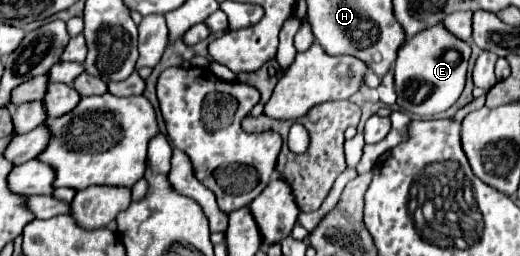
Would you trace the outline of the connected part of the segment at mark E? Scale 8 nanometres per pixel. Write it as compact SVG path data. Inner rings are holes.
M442 24L422 30L414 38L406 40L394 62L394 84L398 94L396 104L416 116L434 116L448 110L464 90L468 58L470 46L446 32Z

